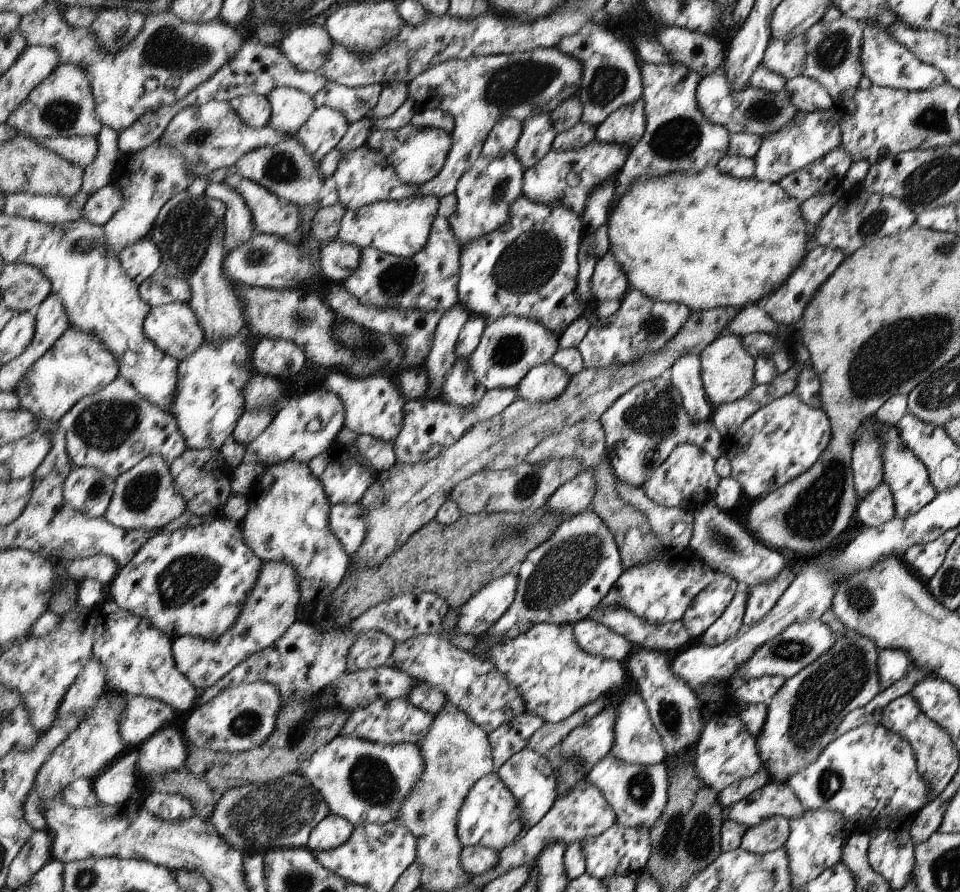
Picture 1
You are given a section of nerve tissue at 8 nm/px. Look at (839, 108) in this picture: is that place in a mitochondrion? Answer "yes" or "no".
no

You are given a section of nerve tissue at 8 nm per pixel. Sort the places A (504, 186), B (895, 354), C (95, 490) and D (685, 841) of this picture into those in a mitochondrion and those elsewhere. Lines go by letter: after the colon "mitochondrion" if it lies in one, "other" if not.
A: mitochondrion
B: mitochondrion
C: mitochondrion
D: mitochondrion

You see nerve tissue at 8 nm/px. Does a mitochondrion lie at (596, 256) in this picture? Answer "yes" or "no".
no

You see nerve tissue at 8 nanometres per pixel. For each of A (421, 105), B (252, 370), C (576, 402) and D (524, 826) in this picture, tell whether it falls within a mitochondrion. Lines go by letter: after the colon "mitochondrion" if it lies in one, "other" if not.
A: other
B: other
C: other
D: other

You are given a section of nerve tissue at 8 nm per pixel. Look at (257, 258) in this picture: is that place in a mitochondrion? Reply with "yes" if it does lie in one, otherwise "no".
yes

